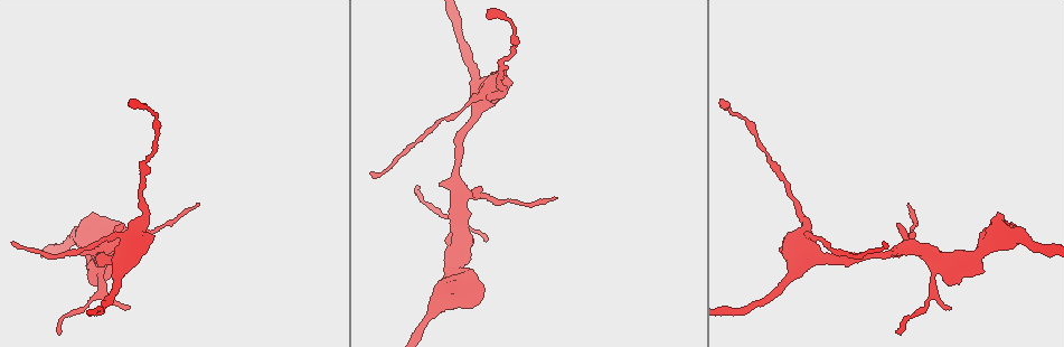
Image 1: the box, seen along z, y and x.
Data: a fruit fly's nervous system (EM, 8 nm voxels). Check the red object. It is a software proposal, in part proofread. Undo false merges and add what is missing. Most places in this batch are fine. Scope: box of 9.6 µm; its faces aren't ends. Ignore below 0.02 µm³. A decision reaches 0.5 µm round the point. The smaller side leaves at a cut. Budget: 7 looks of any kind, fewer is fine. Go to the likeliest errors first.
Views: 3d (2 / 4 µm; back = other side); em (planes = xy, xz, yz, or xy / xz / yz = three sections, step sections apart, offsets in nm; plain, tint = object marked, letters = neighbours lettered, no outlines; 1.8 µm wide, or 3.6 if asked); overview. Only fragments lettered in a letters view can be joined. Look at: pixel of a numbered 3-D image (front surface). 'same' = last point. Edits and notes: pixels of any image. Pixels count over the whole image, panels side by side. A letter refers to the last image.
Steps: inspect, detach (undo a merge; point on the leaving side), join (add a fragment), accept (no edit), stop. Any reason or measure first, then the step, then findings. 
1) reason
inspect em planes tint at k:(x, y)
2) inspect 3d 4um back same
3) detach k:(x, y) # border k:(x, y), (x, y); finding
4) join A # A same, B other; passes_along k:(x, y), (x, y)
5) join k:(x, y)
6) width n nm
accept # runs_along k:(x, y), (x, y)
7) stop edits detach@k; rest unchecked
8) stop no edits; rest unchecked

branch stops here
inspect em planes letters at 1:(122, 225)

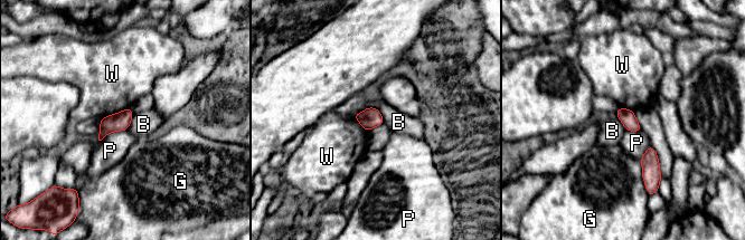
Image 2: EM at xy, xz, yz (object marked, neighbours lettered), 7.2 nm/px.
width 110 nm; longest_contact G 240 nm
accept # B other, G other, P other, W other; none of them fits

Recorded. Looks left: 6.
thin end
inspect em planes letters at 1:(11, 244)

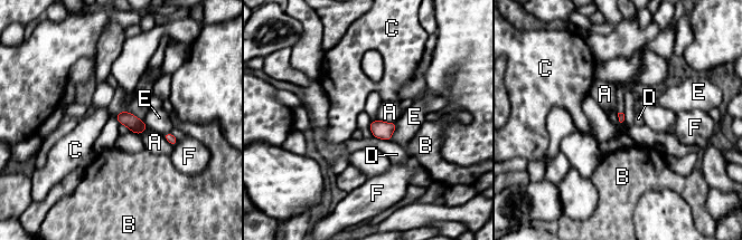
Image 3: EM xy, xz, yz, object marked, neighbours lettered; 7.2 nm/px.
accept # A other, B other, C other, D other, E other, F other; border 3:(377, 118), (394, 123); no lettered fragment goes on from it

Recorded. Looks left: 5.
branch stops here
inspect 3d 2um at 1:(906, 205)

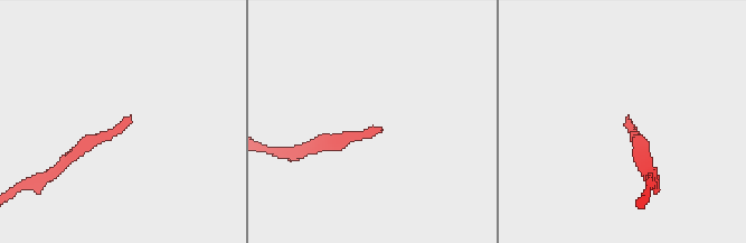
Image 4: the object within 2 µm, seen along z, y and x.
inspect em xz step 16 letters at 4:(382, 130)

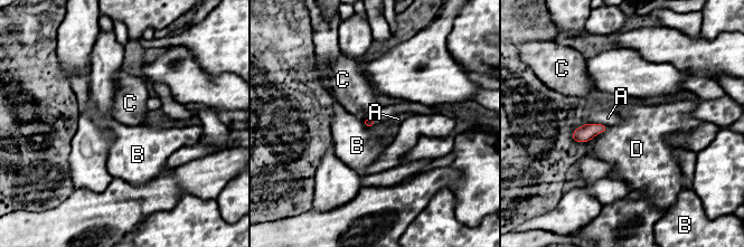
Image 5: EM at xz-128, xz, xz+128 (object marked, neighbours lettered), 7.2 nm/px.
longest_contact D 180 nm
accept # A other, B other, C other, D other; border 5:(586, 122), (608, 126); no lettered fragment goes on from it

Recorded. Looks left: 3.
stop no edits; rest unchecked

